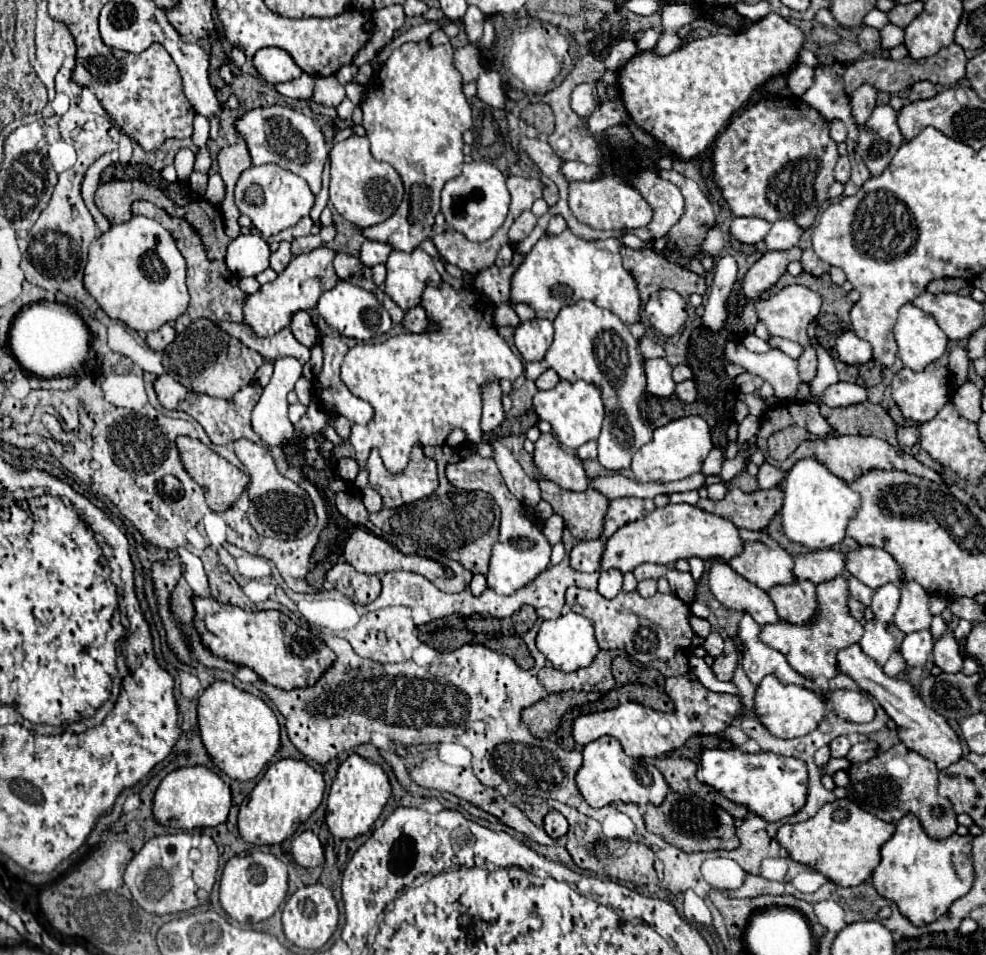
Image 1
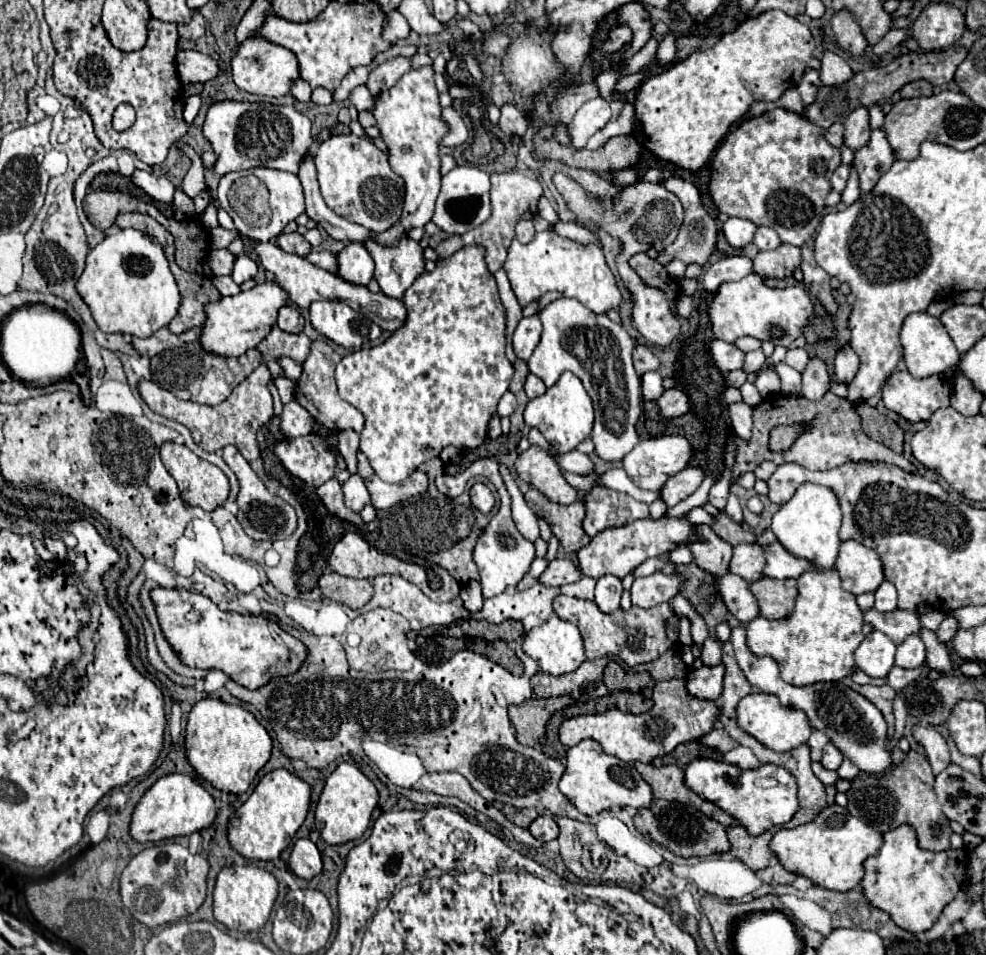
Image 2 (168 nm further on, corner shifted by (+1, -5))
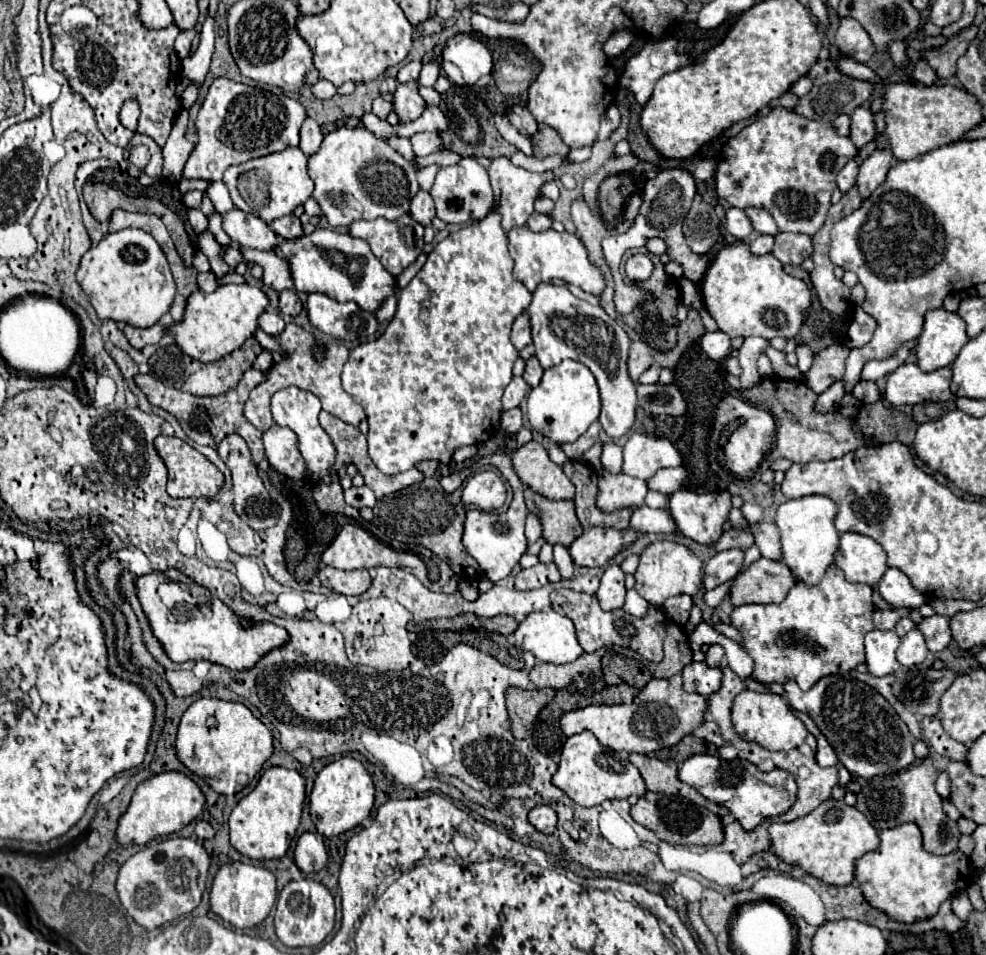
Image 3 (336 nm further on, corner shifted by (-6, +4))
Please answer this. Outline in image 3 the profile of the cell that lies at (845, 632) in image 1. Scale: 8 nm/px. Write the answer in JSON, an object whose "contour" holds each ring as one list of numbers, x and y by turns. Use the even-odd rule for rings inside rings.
{"contour":[[832,564,816,588,808,588,806,584,794,584,780,604,744,604,732,610,730,620,742,636,740,646,754,660,752,680,762,684,784,684,786,680,794,680,802,690,808,690,820,678,850,672,860,662,864,662,864,636,874,630,874,610,876,606,872,602,872,586,848,582,844,578,844,572,840,572,840,568]]}

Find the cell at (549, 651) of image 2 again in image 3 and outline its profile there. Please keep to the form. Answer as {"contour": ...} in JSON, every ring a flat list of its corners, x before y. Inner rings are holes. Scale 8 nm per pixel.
{"contour":[[542,610,542,612,532,612,524,618,524,622,518,624,516,632,514,632,514,642,518,648,532,652,540,662,550,662,550,664,566,664,576,660,584,650,580,648,578,640,576,640,576,632,574,632,574,624,572,620,568,620,568,616,550,610]]}

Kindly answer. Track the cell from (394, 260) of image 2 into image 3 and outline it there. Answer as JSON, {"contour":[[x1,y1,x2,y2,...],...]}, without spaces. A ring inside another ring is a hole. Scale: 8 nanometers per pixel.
{"contour":[[408,214,396,218,396,220,384,220,384,218,376,218,376,220,358,220,356,224,350,226,350,236,354,238,362,238,370,244,370,250,374,252,374,256,384,264,384,268,388,268,388,272,392,272,394,276,398,276,406,266,410,266,422,252,424,248,424,228,420,224,416,224]]}

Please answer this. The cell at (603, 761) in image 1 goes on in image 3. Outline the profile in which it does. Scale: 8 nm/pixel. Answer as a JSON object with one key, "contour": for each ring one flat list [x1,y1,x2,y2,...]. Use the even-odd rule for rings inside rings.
{"contour":[[580,732,570,736,560,752,558,770,552,776,552,784,564,790,576,804,580,806,596,806,604,800,614,798,630,798,630,796,644,796,644,780,636,768,632,768,628,760,628,752,614,752,604,748,592,732]]}

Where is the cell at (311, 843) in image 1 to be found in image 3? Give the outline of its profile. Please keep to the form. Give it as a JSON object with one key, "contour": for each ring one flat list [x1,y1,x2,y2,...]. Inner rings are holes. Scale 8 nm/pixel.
{"contour":[[304,832,296,842,294,862,306,874,320,872,328,862,328,852,324,846,323,836]]}

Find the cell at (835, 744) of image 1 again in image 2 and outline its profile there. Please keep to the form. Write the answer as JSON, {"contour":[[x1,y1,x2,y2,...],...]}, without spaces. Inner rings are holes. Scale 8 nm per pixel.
{"contour":[[827,743,827,745,823,747,821,765,823,765,825,769,839,769,841,761,843,761,843,753,841,753,833,743]]}

